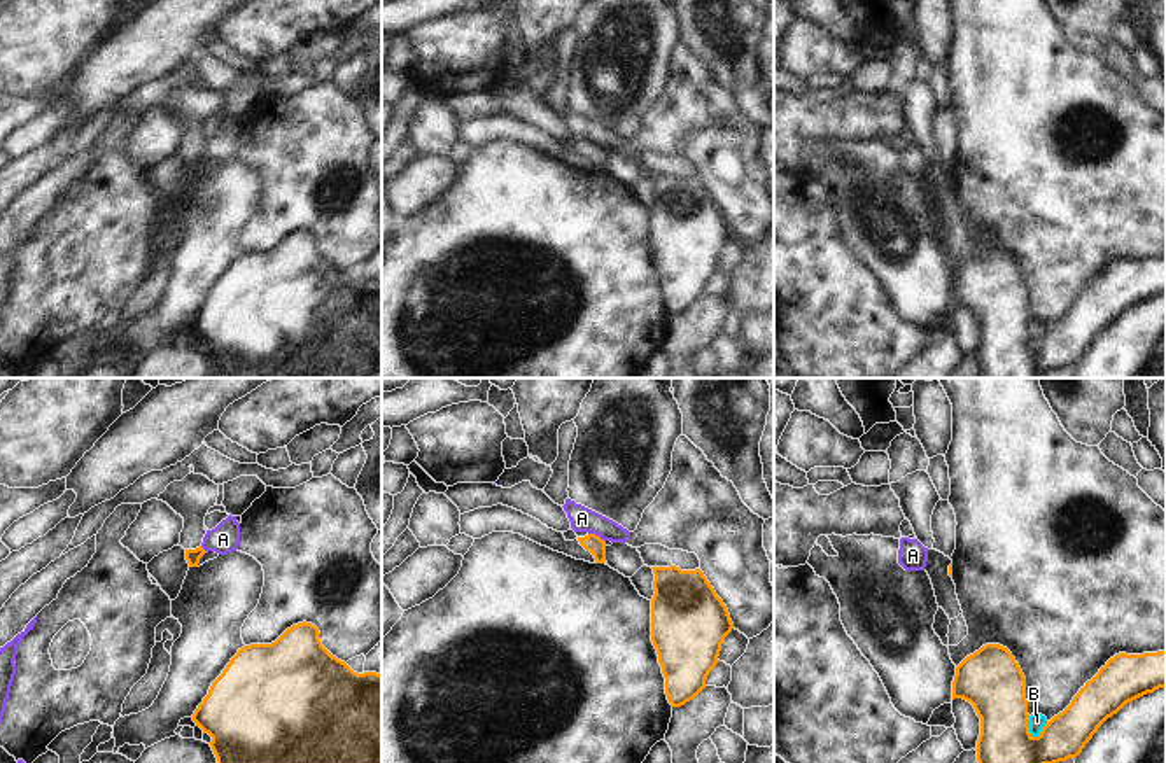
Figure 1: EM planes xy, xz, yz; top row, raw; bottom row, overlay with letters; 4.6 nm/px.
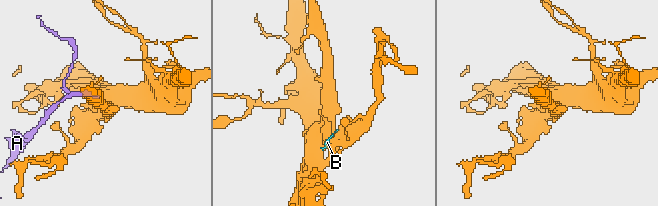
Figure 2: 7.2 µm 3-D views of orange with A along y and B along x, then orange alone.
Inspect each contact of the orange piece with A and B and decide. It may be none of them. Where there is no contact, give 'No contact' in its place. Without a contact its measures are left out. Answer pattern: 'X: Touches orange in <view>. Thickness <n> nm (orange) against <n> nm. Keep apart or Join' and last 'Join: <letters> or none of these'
A: Touches orange in xz. Thickness 90 nm (orange) against 120 nm. Keep apart
B: Touches orange in yz. Thickness 260 nm (orange) against 80 nm. Keep apart
Join: none of these

